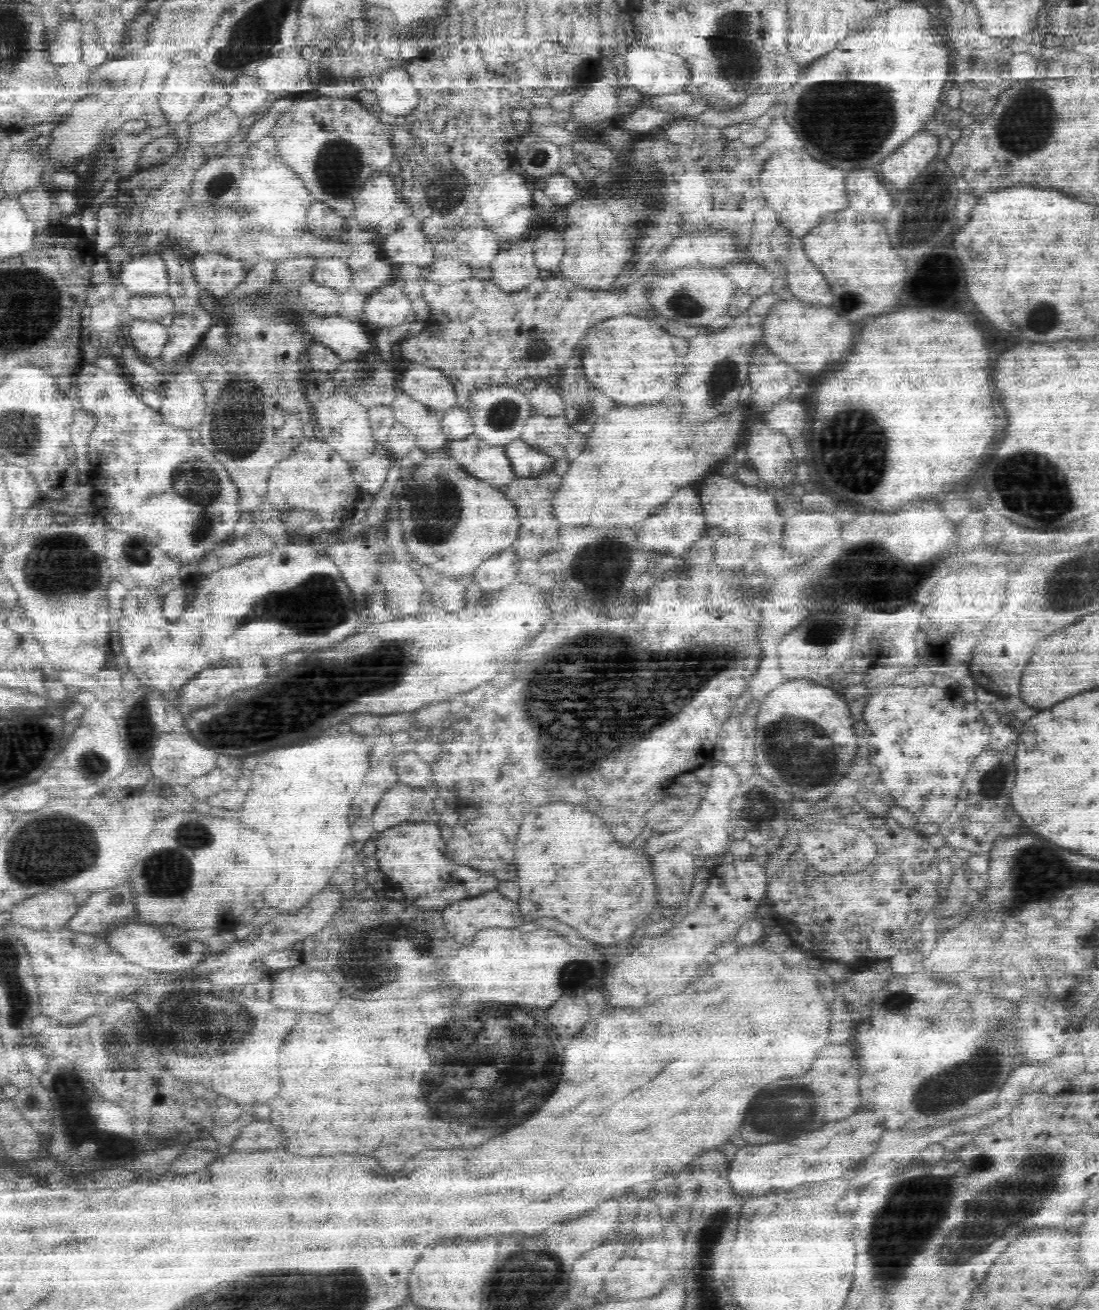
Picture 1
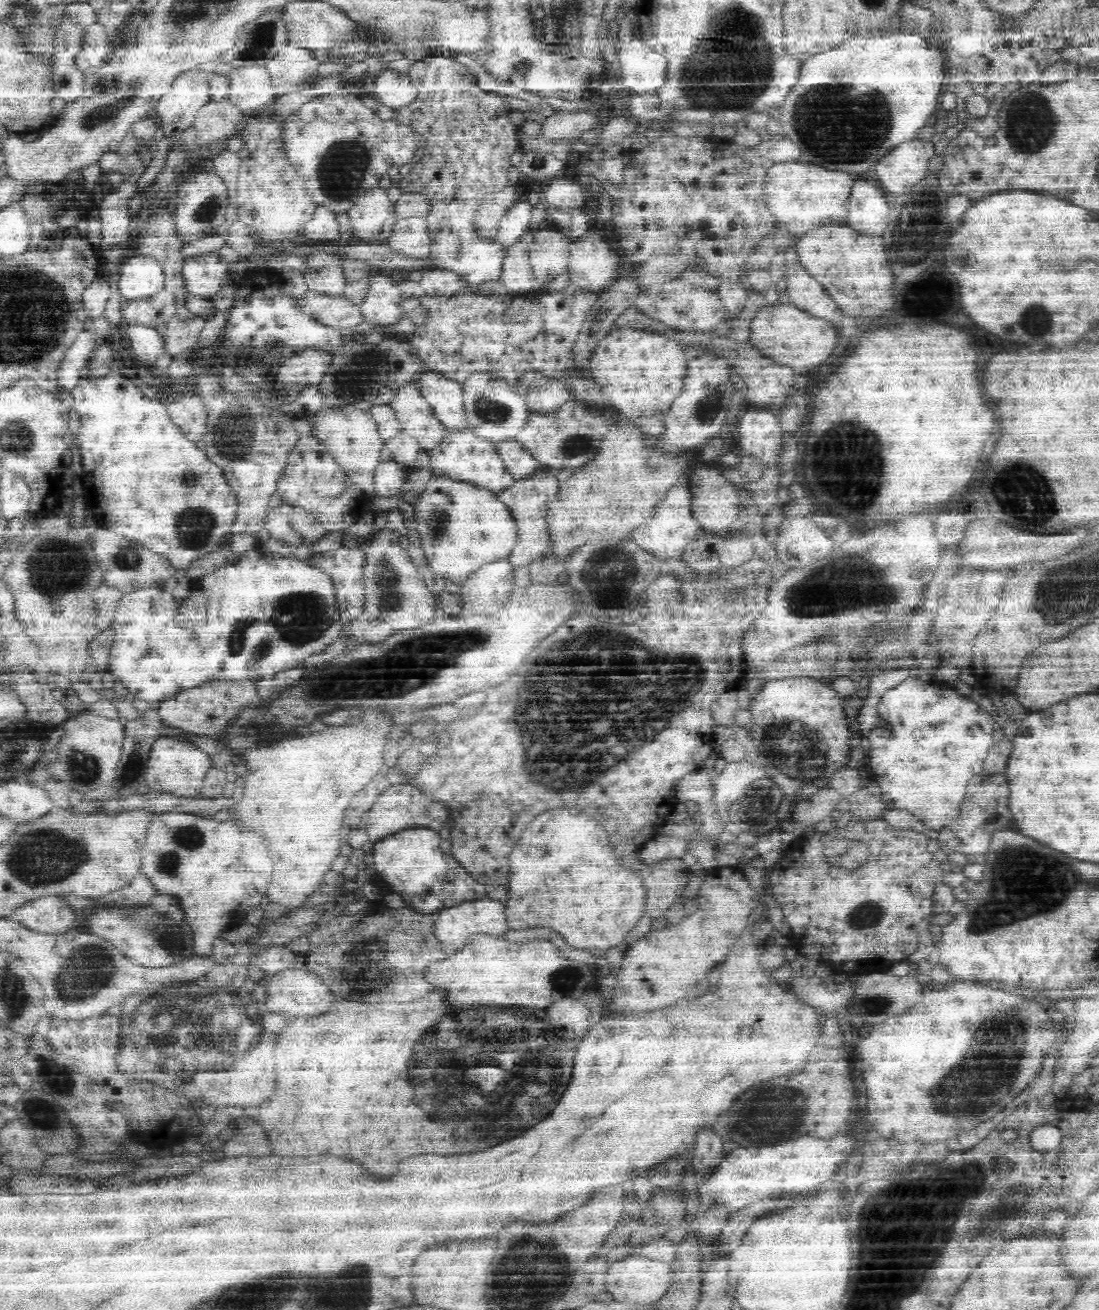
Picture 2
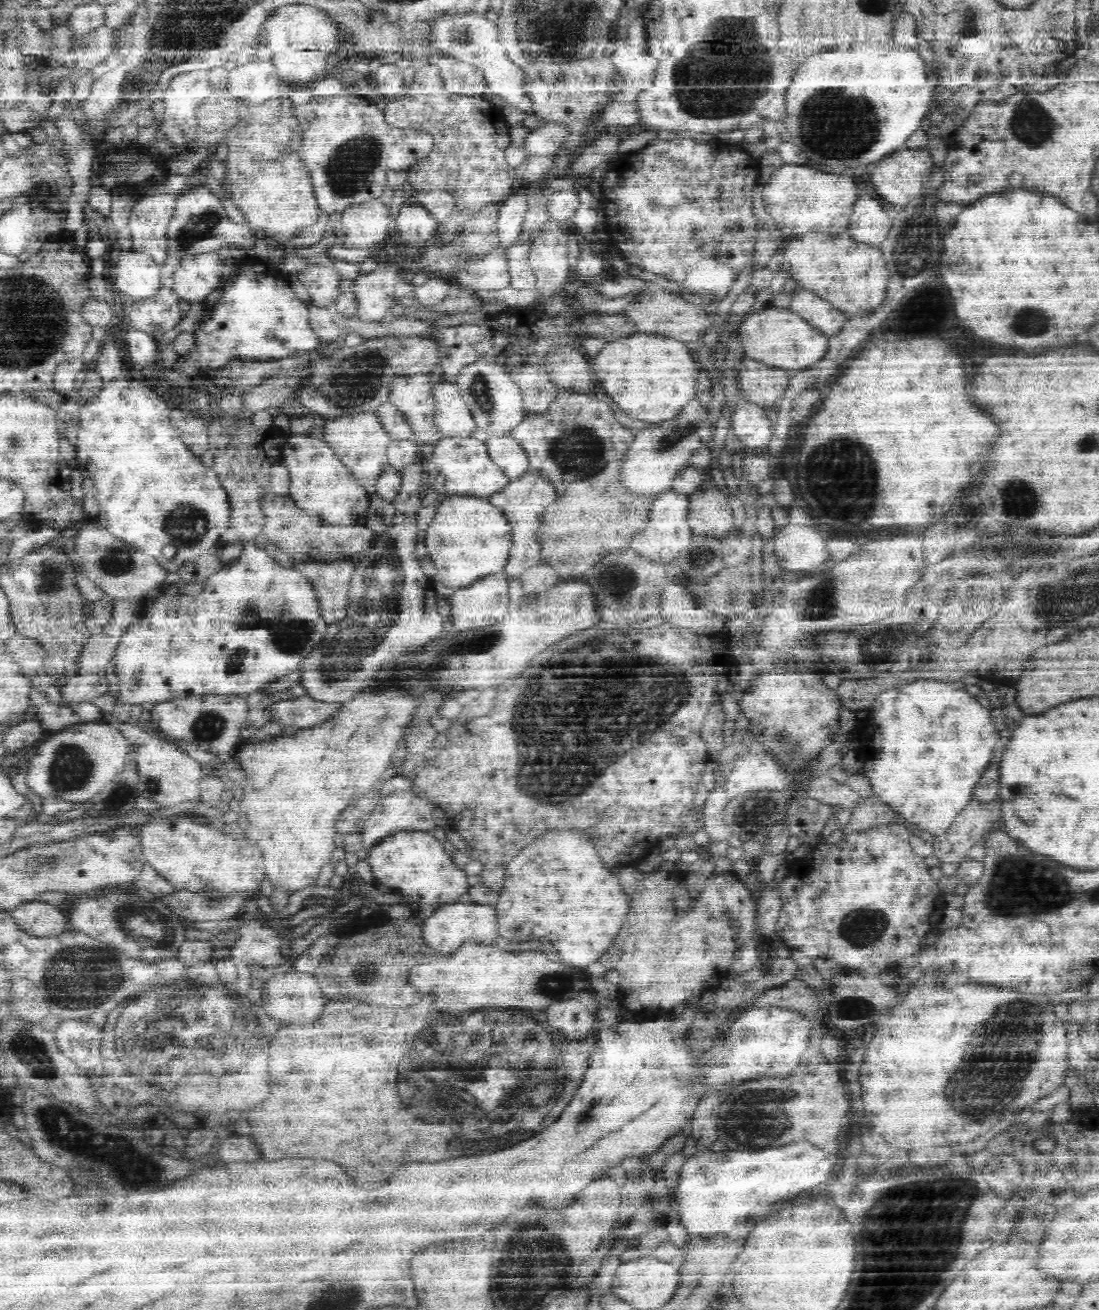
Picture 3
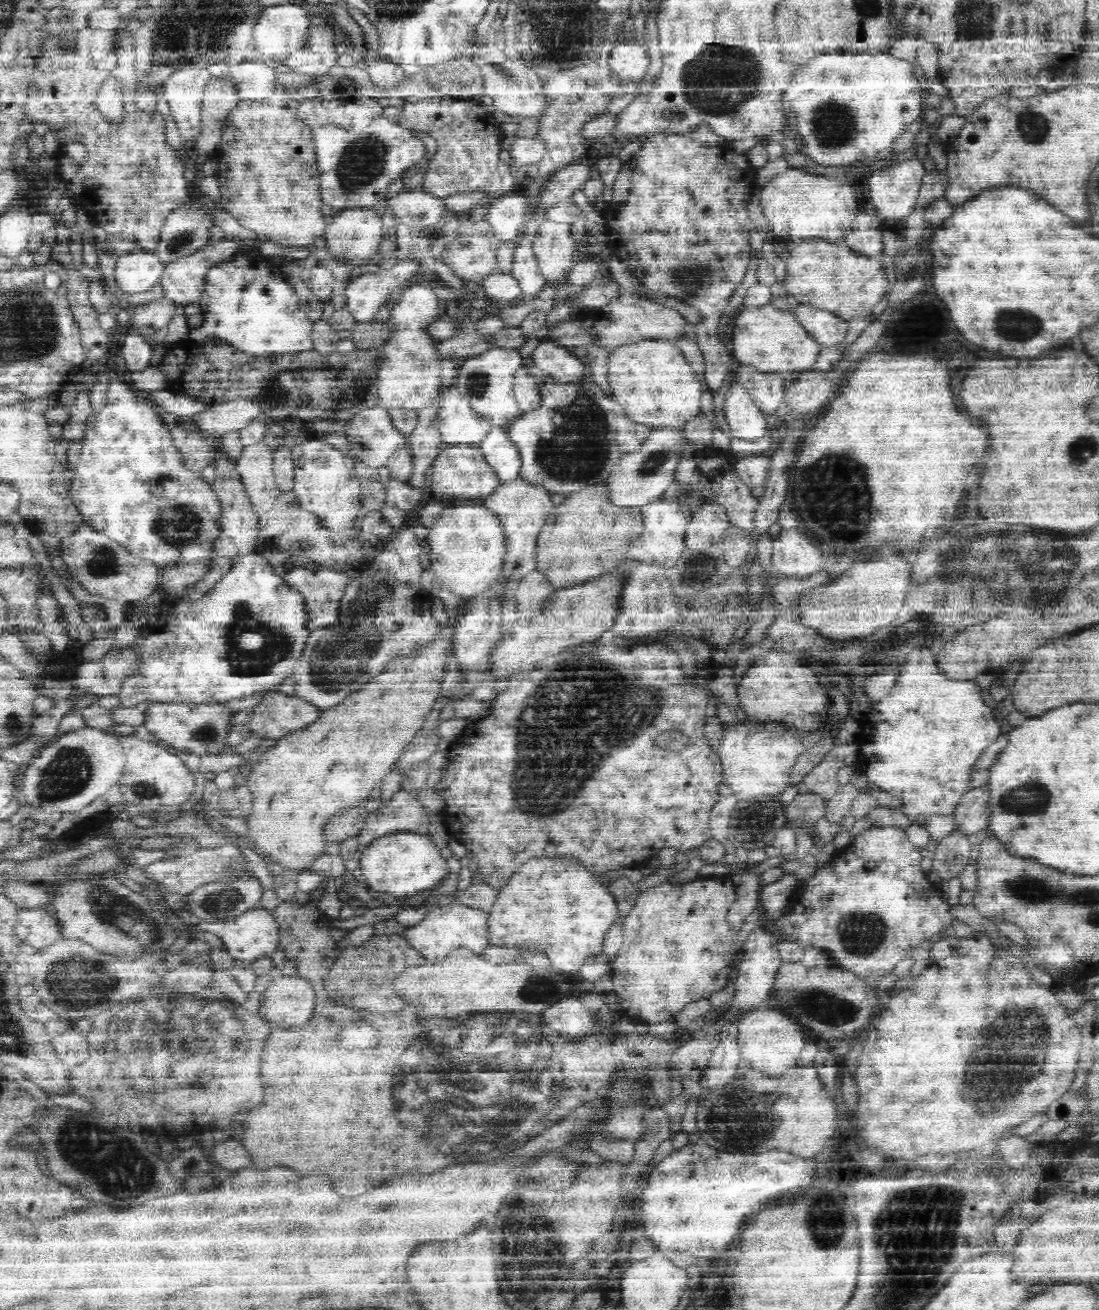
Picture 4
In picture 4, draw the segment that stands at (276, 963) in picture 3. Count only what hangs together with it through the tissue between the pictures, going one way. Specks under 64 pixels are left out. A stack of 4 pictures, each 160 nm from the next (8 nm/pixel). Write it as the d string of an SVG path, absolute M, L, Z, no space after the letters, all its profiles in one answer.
M250 910L227 923L202 921L201 926L219 935L225 950L244 962L272 956L280 944L276 919L266 910Z

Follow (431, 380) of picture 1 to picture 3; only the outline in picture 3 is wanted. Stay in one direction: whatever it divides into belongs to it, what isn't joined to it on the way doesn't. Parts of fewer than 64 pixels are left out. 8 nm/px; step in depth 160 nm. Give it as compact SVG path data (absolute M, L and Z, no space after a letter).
M438 378L431 393L436 403L433 419L444 437L471 436L477 430L457 383Z

